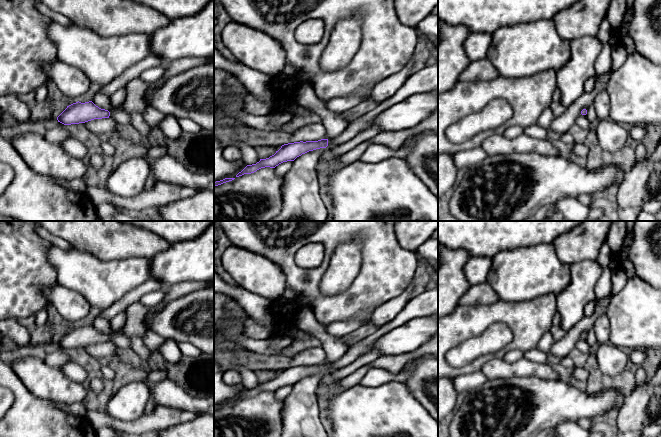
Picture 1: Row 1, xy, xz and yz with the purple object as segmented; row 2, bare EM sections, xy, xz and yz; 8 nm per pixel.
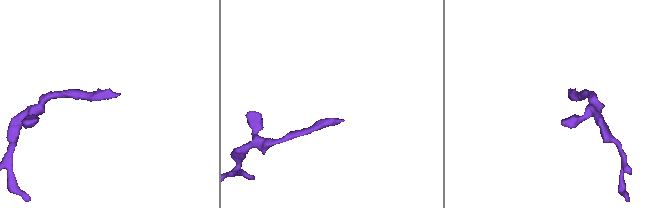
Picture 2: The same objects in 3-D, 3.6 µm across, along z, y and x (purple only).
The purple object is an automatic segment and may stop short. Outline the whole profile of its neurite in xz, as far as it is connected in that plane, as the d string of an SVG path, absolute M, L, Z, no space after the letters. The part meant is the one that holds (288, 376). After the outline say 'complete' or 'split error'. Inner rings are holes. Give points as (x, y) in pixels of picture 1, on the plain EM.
M321 363L318 365L300 365L294 367L288 367L281 370L276 377L269 382L260 383L259 386L252 389L247 389L236 401L244 398L251 398L257 394L265 391L275 392L279 388L287 385L294 385L297 381L305 378L309 375L313 375L320 372L326 372L328 370L328 363Z; complete

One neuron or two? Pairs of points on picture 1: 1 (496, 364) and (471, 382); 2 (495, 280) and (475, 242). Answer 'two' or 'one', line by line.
1: two
2: two

